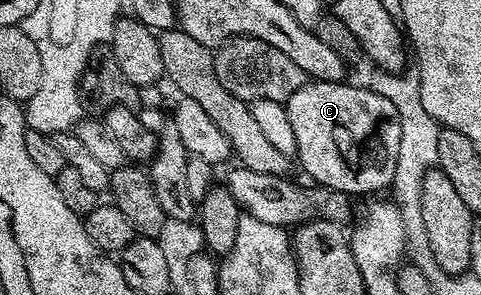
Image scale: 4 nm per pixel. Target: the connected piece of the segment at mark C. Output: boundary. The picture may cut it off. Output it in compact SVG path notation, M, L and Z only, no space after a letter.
M309 81L302 88L298 88L298 92L294 92L294 96L290 96L286 103L288 111L288 119L290 120L290 128L294 128L294 140L296 141L295 161L300 161L300 166L313 179L311 180L317 186L323 186L338 194L347 194L355 196L355 194L372 194L375 190L387 191L394 180L394 172L398 164L398 152L400 151L400 141L402 140L402 124L398 112L394 108L394 104L390 104L390 100L386 100L386 96L376 93L375 89L364 86L348 86L347 81L342 82L318 82Z

